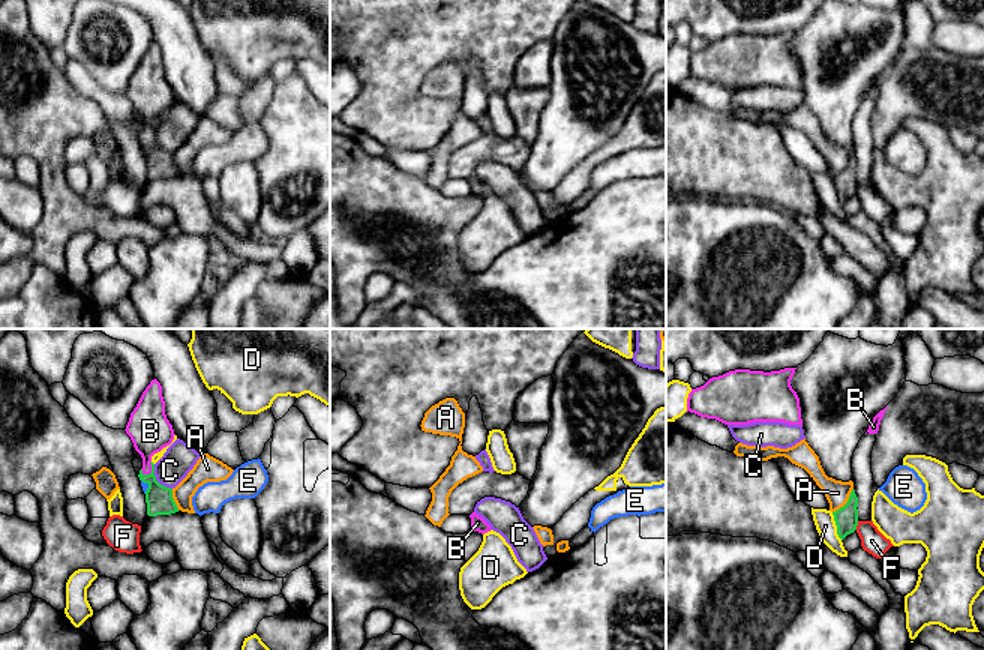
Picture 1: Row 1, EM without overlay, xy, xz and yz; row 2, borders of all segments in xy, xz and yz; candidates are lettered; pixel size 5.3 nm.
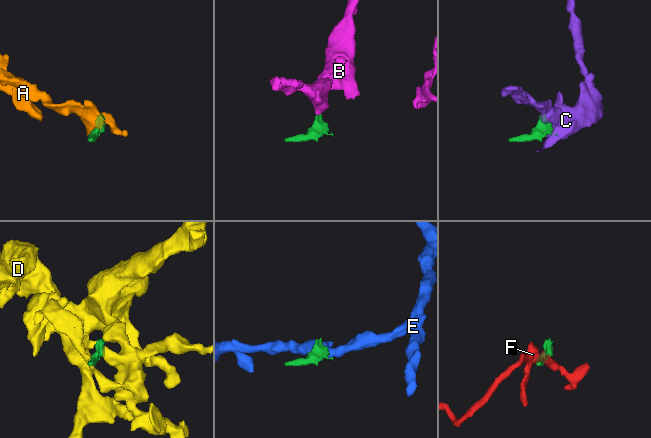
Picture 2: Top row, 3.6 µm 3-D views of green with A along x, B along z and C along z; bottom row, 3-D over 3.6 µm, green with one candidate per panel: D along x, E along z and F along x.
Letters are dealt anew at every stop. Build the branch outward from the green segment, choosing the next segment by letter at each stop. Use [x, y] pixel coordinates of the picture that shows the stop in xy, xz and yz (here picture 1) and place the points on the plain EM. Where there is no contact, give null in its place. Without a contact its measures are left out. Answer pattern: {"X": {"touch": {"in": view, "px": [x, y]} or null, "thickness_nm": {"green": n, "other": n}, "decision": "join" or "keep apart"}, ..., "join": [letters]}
{"A": {"touch": {"in": "yz", "px": [848, 165]}, "thickness_nm": {"green": 130, "other": 130}, "decision": "keep apart"}, "B": {"touch": {"in": "xy", "px": [152, 134]}, "thickness_nm": {"green": 150, "other": 220}, "decision": "join"}, "C": {"touch": {"in": "xy", "px": [155, 143]}, "thickness_nm": {"green": 150, "other": 170}, "decision": "keep apart"}, "D": {"touch": {"in": "yz", "px": [836, 188]}, "thickness_nm": {"green": 130, "other": 110}, "decision": "keep apart"}, "E": {"touch": {"in": "xy", "px": [149, 150]}, "thickness_nm": {"green": 150, "other": 30}, "decision": "keep apart"}, "F": {"touch": {"in": "yz", "px": [857, 188]}, "thickness_nm": {"green": 130, "other": 130}, "decision": "keep apart"}, "join": ["B"]}

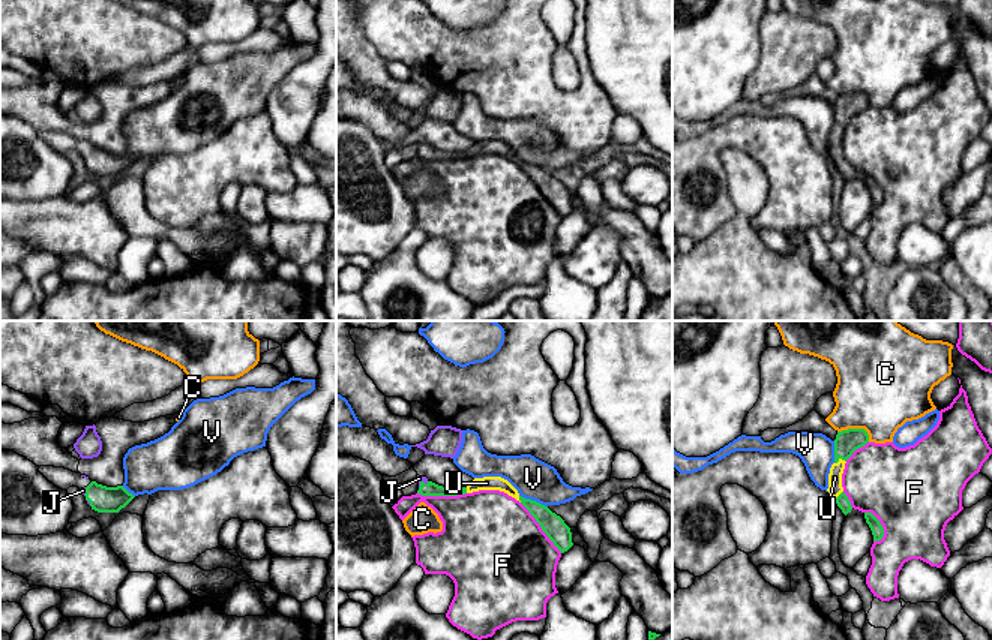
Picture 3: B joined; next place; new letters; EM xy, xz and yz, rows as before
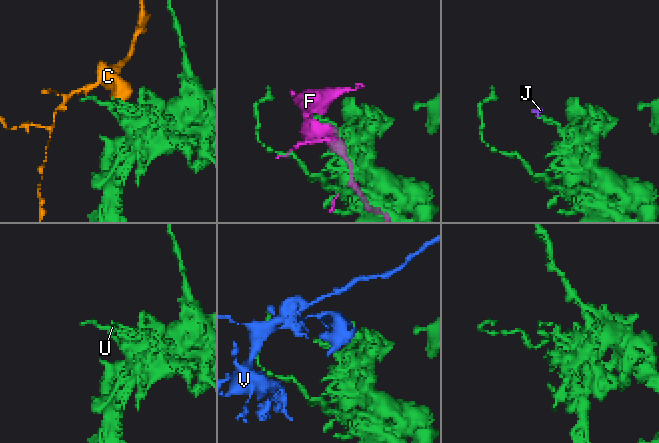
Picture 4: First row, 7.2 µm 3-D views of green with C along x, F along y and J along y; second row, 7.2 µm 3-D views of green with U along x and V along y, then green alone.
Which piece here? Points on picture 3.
{"C": {"touch": {"in": "yz", "px": [857, 93]}, "thickness_nm": {"green": 130, "other": 460}, "decision": "keep apart"}, "F": {"touch": {"in": "xz", "px": [541, 191]}, "thickness_nm": {"green": 120, "other": 500}, "decision": "keep apart"}, "J": {"touch": {"in": "xz", "px": [422, 146]}, "thickness_nm": {"green": 80, "other": 30}, "decision": "join"}, "U": {"touch": {"in": "yz", "px": [839, 122]}, "thickness_nm": {"green": 130, "other": 80}, "decision": "join"}, "V": {"touch": {"in": "xz", "px": [533, 165]}, "thickness_nm": {"green": 120, "other": 220}, "decision": "keep apart"}, "join": ["J", "U"]}

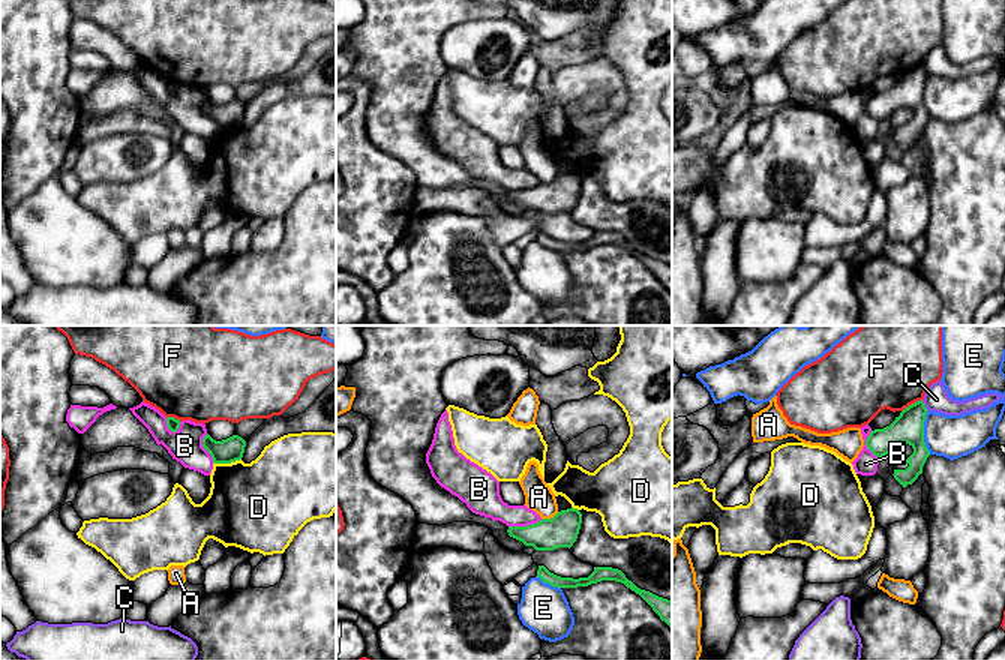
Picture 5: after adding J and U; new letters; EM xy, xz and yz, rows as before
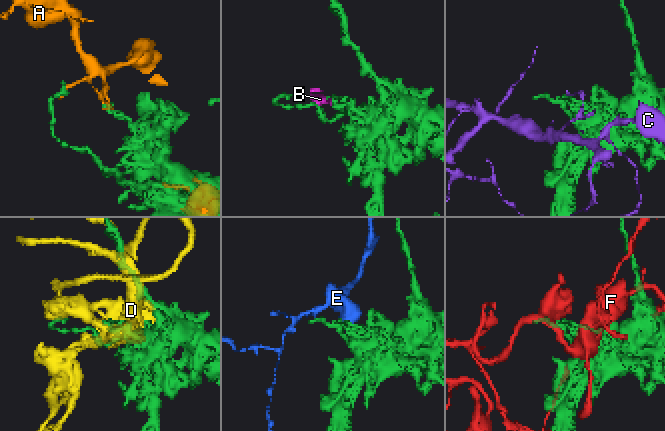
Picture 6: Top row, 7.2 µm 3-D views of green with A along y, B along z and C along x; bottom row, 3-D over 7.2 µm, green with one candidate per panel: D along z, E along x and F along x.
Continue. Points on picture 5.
{"A": {"touch": {"in": "xz", "px": [551, 182]}, "thickness_nm": {"green": 180, "other": 160}, "decision": "keep apart"}, "B": {"touch": {"in": "xz", "px": [527, 189]}, "thickness_nm": {"green": 180, "other": 150}, "decision": "keep apart"}, "C": {"touch": {"in": "yz", "px": [924, 69]}, "thickness_nm": {"green": 160, "other": 130}, "decision": "keep apart"}, "D": {"touch": {"in": "xy", "px": [227, 126]}, "thickness_nm": {"green": 130, "other": 440}, "decision": "keep apart"}, "E": {"touch": {"in": "yz", "px": [923, 96]}, "thickness_nm": {"green": 160, "other": 220}, "decision": "keep apart"}, "F": {"touch": {"in": "yz", "px": [912, 68]}, "thickness_nm": {"green": 160, "other": 400}, "decision": "keep apart"}, "join": []}

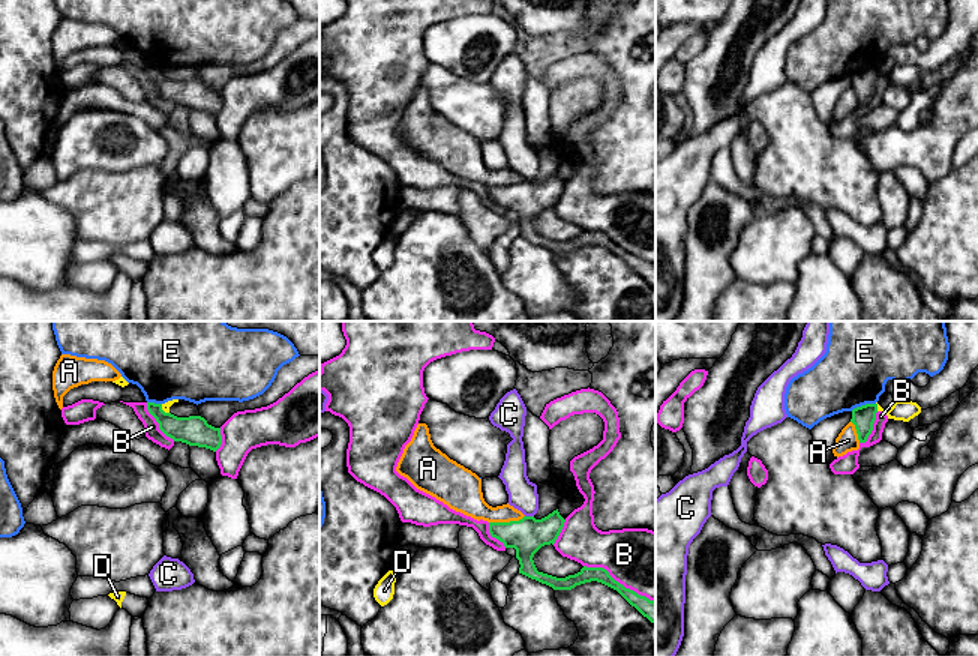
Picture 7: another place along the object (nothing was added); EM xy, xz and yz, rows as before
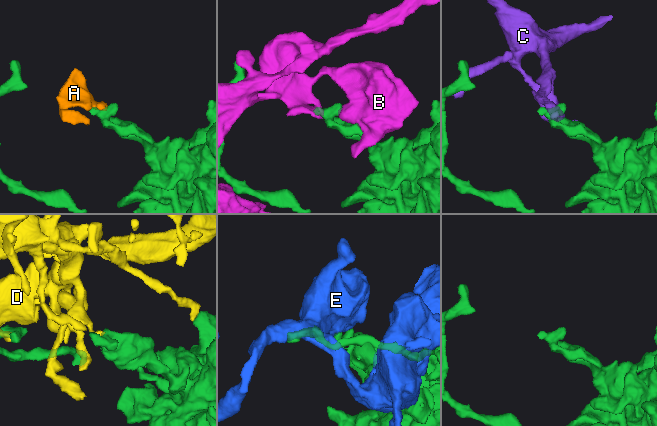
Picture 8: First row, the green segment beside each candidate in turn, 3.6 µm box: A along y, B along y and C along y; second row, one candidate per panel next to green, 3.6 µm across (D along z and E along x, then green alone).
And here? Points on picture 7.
{"A": {"touch": {"in": "xz", "px": [506, 186]}, "thickness_nm": {"green": 190, "other": 170}, "decision": "keep apart"}, "B": {"touch": {"in": "xz", "px": [618, 246]}, "thickness_nm": {"green": 110, "other": 360}, "decision": "keep apart"}, "C": {"touch": {"in": "xz", "px": [530, 180]}, "thickness_nm": {"green": 190, "other": 160}, "decision": "keep apart"}, "D": {"touch": {"in": "yz", "px": [876, 71]}, "thickness_nm": {"green": 120, "other": 110}, "decision": "keep apart"}, "E": {"touch": {"in": "yz", "px": [863, 69]}, "thickness_nm": {"green": 120, "other": 360}, "decision": "keep apart"}, "join": []}

